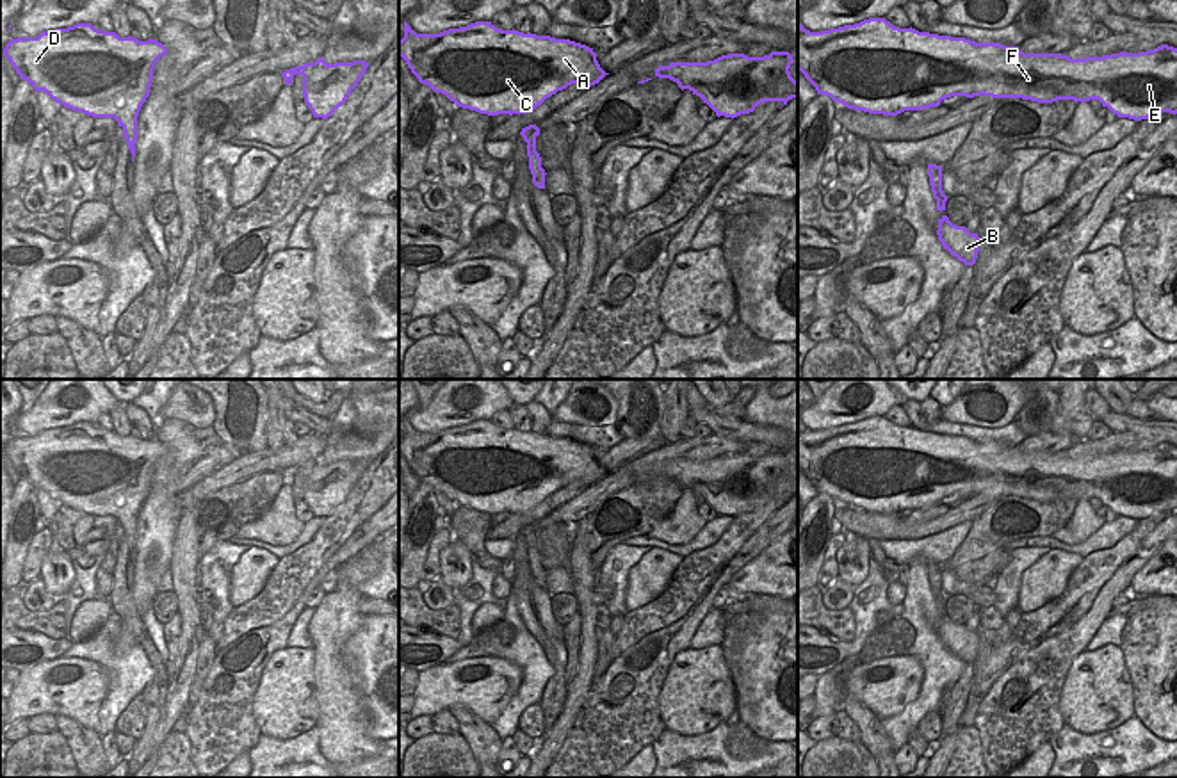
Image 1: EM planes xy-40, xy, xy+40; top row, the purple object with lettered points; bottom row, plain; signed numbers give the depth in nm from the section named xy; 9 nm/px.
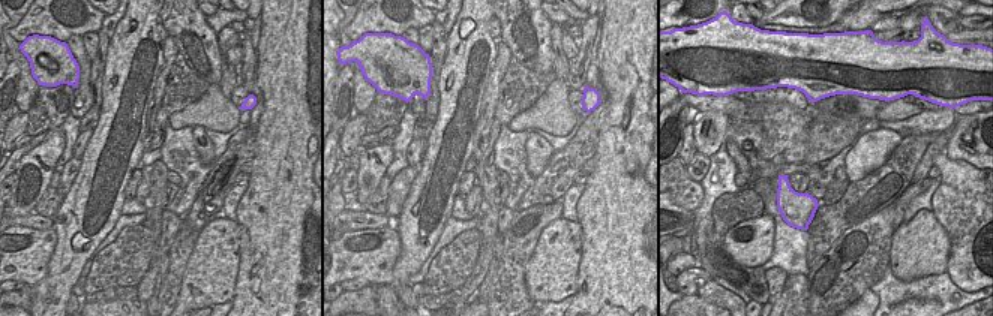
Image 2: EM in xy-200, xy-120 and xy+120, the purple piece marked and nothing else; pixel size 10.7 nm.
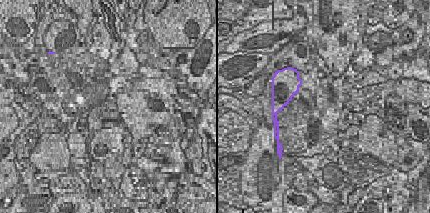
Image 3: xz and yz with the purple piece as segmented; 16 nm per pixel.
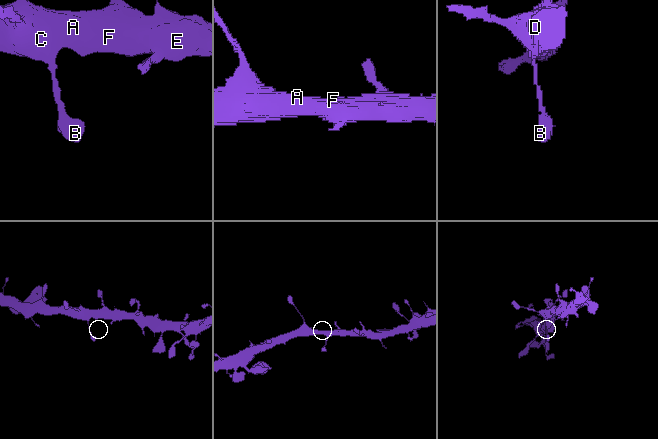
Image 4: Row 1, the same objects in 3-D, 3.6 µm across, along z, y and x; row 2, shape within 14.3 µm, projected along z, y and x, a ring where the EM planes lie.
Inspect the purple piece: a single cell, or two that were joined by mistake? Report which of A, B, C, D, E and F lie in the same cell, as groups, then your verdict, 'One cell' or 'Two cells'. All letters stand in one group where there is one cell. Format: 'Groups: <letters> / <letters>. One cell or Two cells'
Groups: A B C D E F. One cell.

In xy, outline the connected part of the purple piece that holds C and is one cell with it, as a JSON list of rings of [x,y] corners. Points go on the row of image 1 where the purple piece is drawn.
[[[404,21],[399,55],[420,84],[445,94],[458,107],[488,116],[531,112],[572,84],[588,89],[609,75],[600,68],[593,48],[586,45],[531,32],[524,34],[515,28],[502,30],[491,21],[475,21],[440,34],[417,34]]]

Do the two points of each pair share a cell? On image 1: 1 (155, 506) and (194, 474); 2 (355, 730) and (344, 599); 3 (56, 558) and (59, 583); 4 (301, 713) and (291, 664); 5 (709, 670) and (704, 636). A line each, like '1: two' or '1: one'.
1: two
2: one
3: one
4: one
5: two

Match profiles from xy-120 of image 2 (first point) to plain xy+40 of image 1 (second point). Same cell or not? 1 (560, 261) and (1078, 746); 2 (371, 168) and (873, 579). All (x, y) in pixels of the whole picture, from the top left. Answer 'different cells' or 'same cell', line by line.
1: different cells
2: different cells

